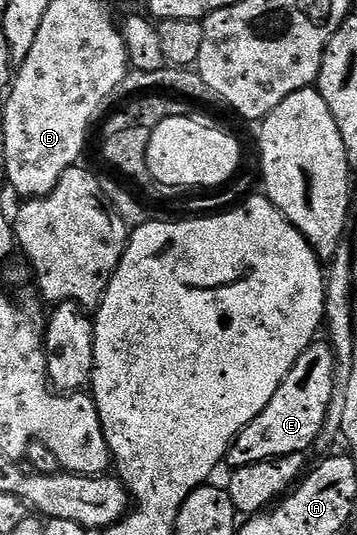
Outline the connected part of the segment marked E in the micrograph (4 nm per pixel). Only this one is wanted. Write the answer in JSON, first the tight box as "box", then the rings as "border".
{"box":[227,341,339,469],"border":[[[315,341],[310,347],[302,353],[299,361],[295,361],[295,365],[291,369],[291,373],[287,373],[287,377],[283,377],[283,385],[279,385],[279,389],[275,389],[275,397],[271,397],[271,401],[267,401],[267,409],[263,409],[263,413],[259,413],[259,417],[255,417],[255,421],[251,421],[251,425],[247,425],[235,437],[235,441],[229,446],[229,454],[227,456],[227,463],[230,463],[230,468],[236,469],[243,465],[255,465],[259,461],[267,461],[268,459],[278,459],[284,455],[296,455],[298,453],[308,452],[308,447],[312,445],[317,439],[317,434],[320,436],[325,429],[325,422],[329,416],[329,407],[335,402],[336,393],[339,391],[339,377],[337,381],[337,371],[339,372],[339,364],[337,361],[337,354],[333,352],[333,345],[328,341]]]}

